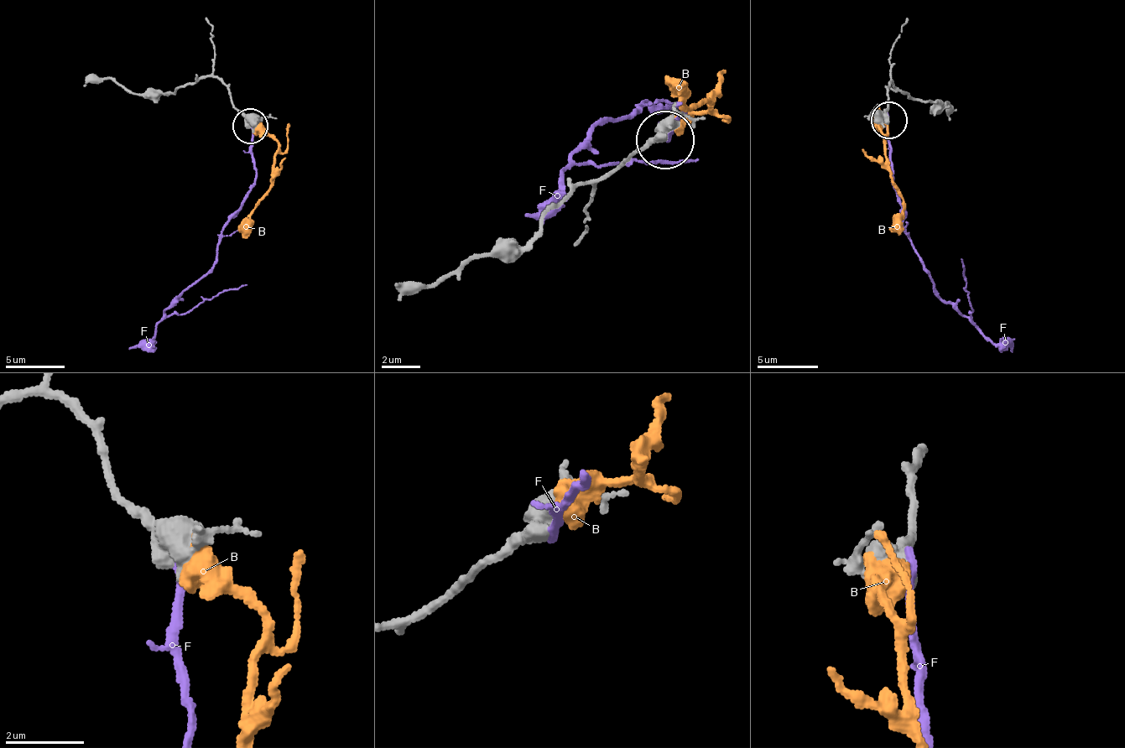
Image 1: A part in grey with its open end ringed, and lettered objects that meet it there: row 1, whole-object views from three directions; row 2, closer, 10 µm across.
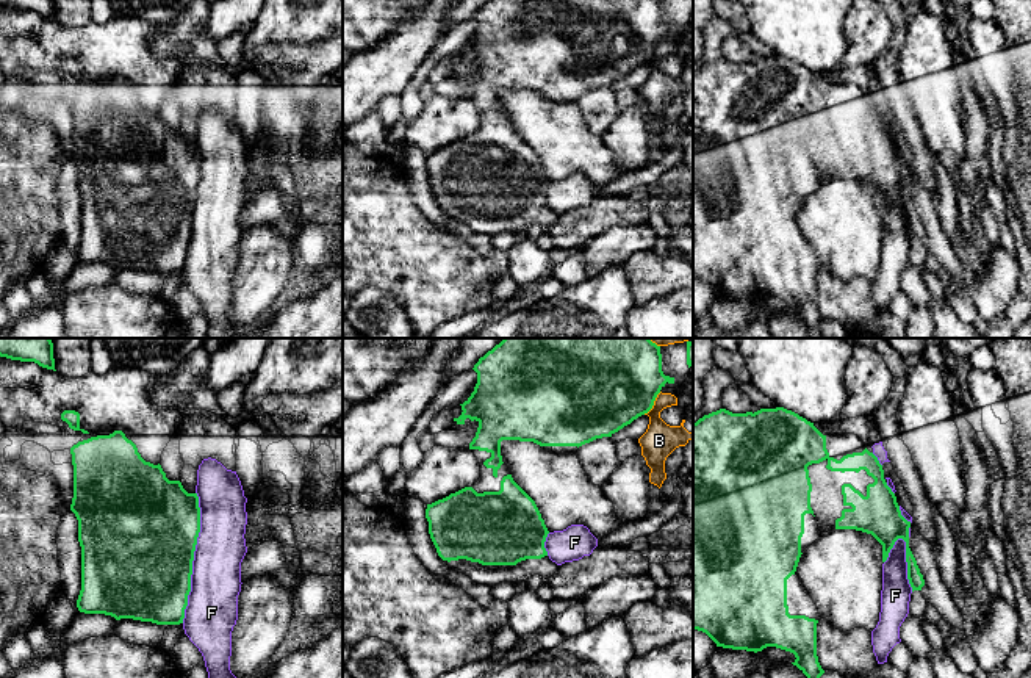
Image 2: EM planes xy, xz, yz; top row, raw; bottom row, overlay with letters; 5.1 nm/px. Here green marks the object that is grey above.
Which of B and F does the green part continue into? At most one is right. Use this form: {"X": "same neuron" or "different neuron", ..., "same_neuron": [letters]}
{"B": "different neuron", "F": "different neuron", "same_neuron": []}

